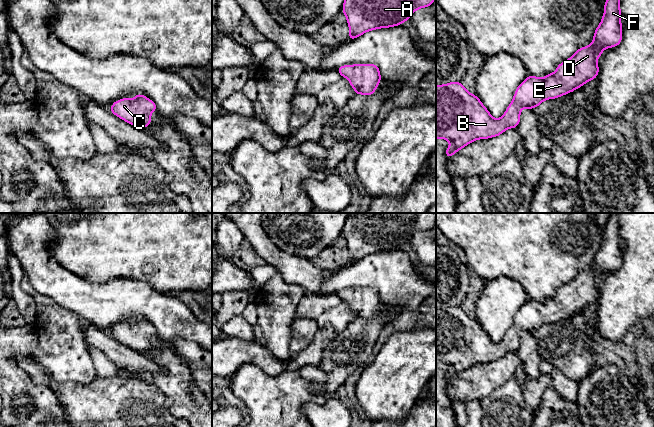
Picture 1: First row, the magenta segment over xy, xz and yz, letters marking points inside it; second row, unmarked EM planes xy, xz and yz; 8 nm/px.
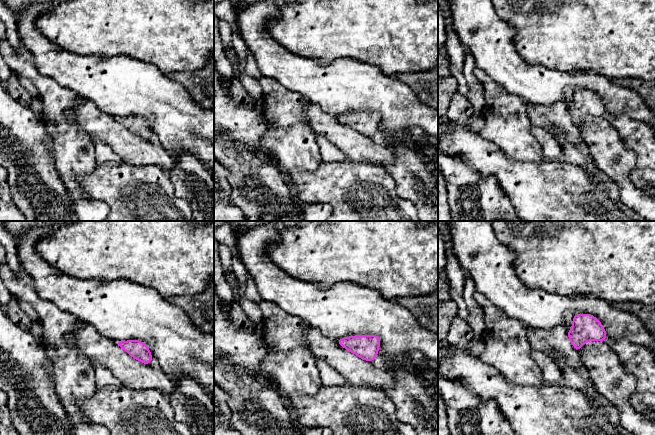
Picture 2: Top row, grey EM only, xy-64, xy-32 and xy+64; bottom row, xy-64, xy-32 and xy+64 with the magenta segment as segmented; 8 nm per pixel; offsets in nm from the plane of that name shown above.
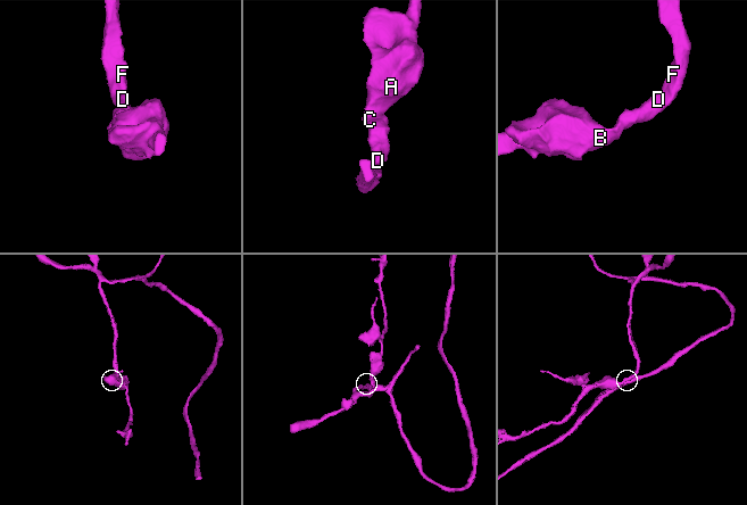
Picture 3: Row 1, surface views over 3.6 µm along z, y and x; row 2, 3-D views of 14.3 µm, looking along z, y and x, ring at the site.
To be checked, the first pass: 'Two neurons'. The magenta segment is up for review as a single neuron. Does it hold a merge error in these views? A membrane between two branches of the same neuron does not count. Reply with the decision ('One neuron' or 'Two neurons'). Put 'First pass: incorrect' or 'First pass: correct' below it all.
One neuron
First pass: incorrect

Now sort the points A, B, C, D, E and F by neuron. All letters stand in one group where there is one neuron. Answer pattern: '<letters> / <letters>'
A B C D E F

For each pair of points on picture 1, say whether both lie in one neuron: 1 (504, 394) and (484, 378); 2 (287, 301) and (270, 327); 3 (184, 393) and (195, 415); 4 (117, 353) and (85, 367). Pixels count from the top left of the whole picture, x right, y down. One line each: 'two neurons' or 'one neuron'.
1: two neurons
2: one neuron
3: one neuron
4: two neurons

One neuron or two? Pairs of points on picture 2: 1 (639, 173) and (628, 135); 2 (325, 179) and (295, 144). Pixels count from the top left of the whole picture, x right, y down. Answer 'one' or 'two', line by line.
1: one
2: two

